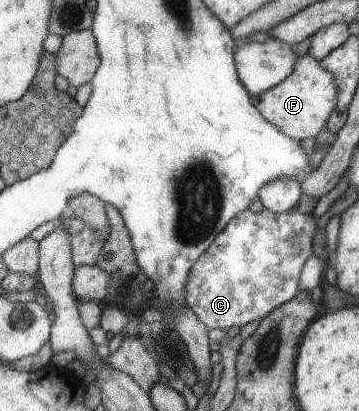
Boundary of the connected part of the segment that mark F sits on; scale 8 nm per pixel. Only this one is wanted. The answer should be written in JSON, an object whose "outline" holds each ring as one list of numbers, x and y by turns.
{"outline":[[310,54,299,57,295,69,284,82,255,96,258,111,287,136,301,142,315,138,325,129,330,117,336,112,339,91,330,70]]}

